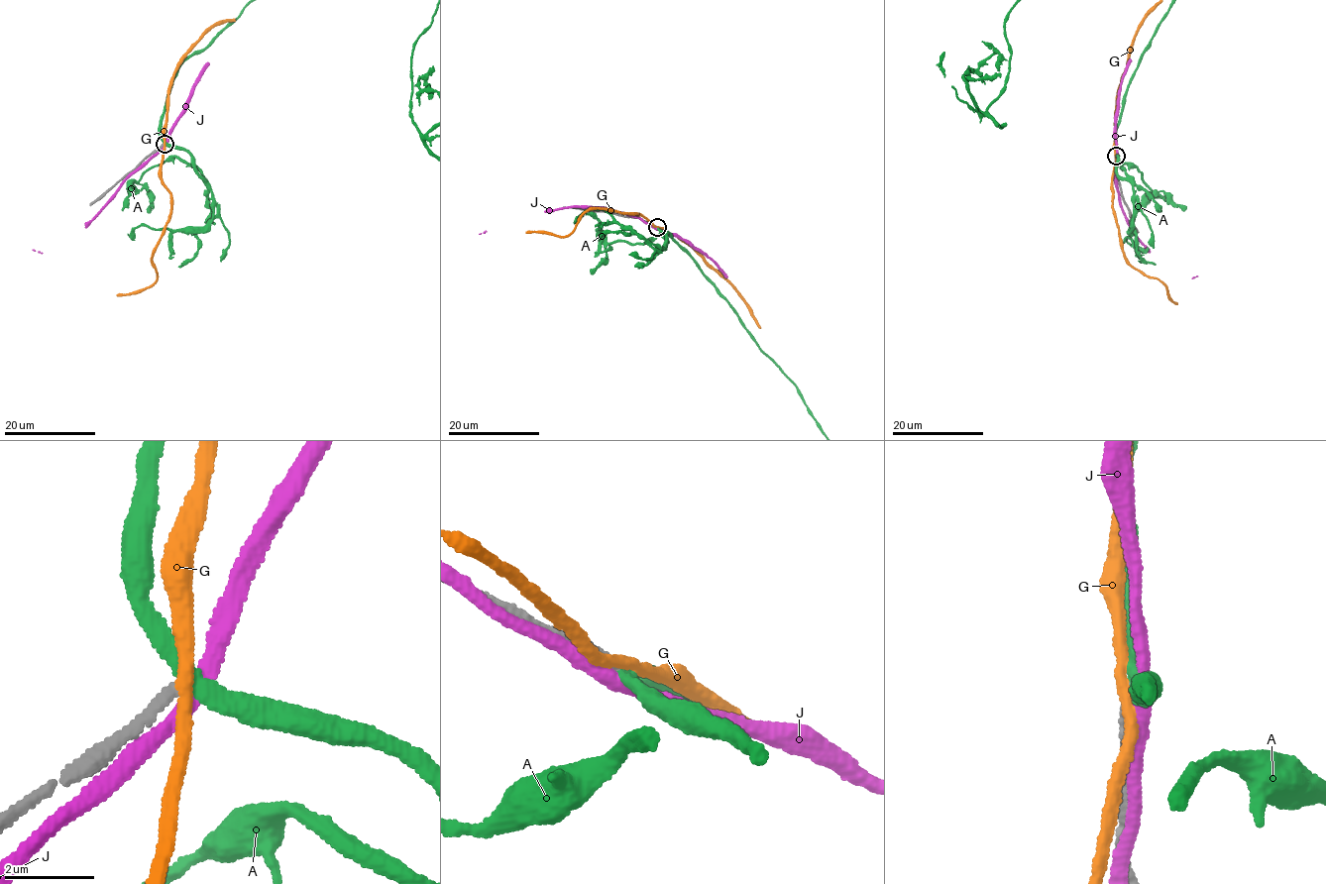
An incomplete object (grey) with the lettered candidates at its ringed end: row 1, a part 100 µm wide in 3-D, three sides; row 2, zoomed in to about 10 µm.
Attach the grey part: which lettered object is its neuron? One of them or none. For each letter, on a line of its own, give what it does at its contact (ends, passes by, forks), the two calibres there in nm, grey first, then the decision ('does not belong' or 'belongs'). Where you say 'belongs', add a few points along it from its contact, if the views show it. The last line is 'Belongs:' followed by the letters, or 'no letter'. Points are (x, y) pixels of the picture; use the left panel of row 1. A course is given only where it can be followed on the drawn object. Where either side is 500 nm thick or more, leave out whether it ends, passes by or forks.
A: it passes by | 220/280 nm | does not belong
G: it passes by | 240/240 nm | does not belong
J: it passes by | 240/320 nm | does not belong
Belongs: no letter

